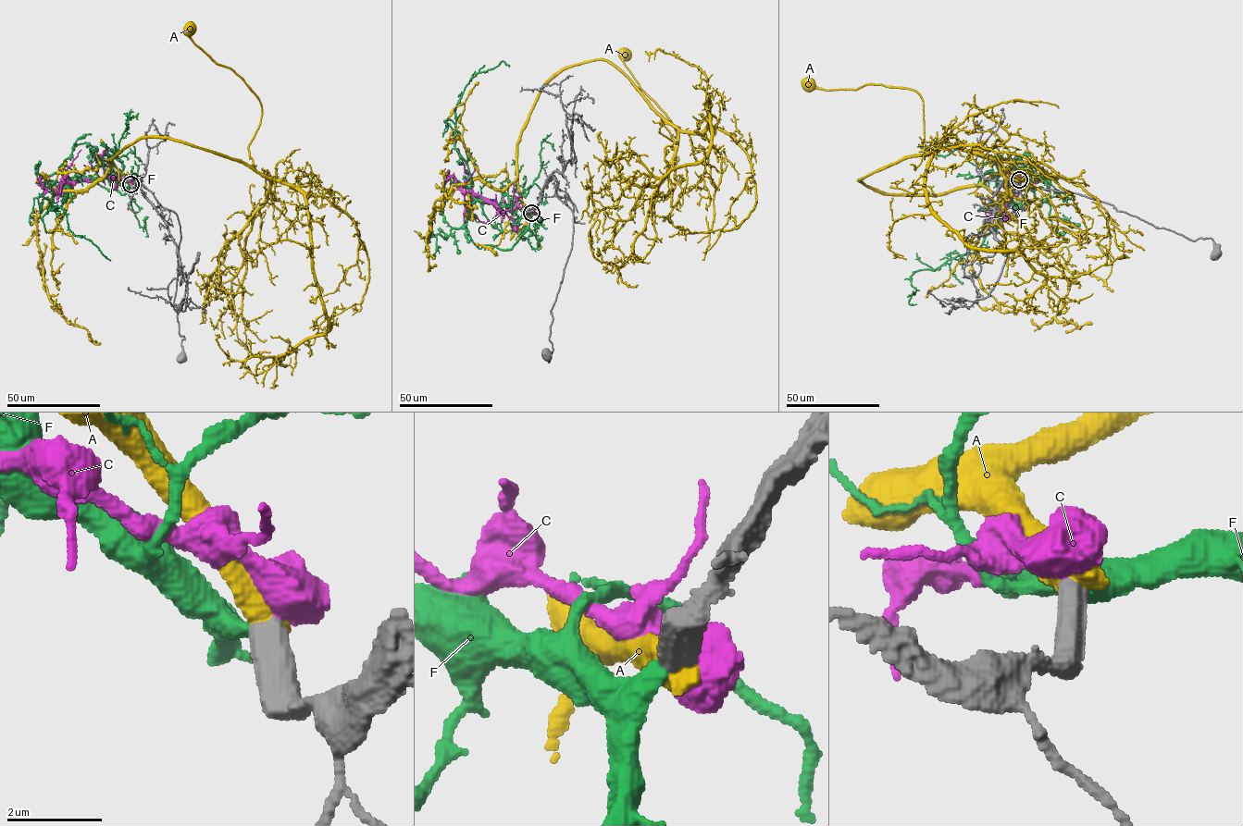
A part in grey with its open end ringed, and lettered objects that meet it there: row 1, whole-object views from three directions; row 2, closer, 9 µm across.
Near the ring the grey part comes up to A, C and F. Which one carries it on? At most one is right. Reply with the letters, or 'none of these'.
F

